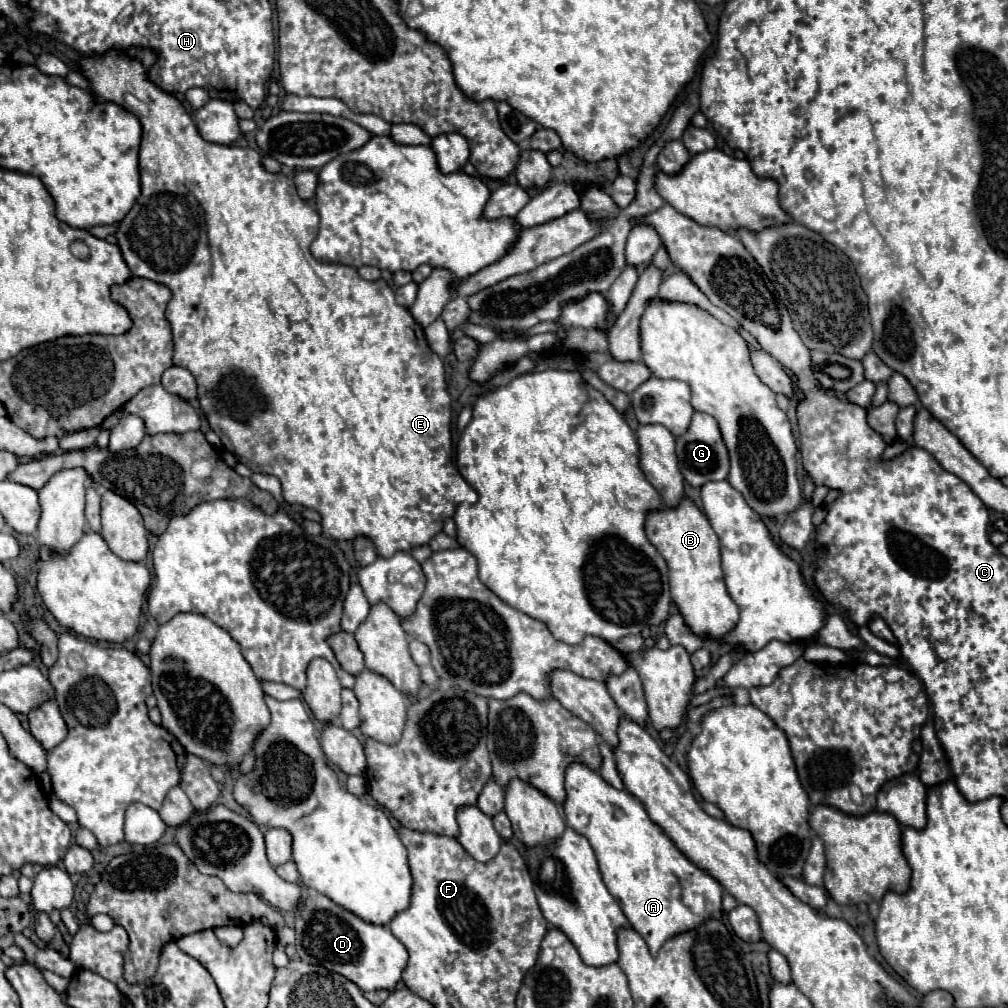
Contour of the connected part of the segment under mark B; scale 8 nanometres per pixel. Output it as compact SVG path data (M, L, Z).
M682 498L674 508L648 512L646 536L662 554L670 574L670 594L686 624L698 636L716 638L732 630L740 618L740 610L728 596L720 566L720 542L704 512L690 500Z

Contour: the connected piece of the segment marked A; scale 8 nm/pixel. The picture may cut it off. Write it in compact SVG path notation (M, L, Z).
M572 762L566 768L566 800L562 808L568 826L588 838L606 888L620 902L630 926L646 940L652 956L668 938L694 928L708 916L722 916L722 886L694 866L648 820L644 806L632 794L616 790L586 764Z

